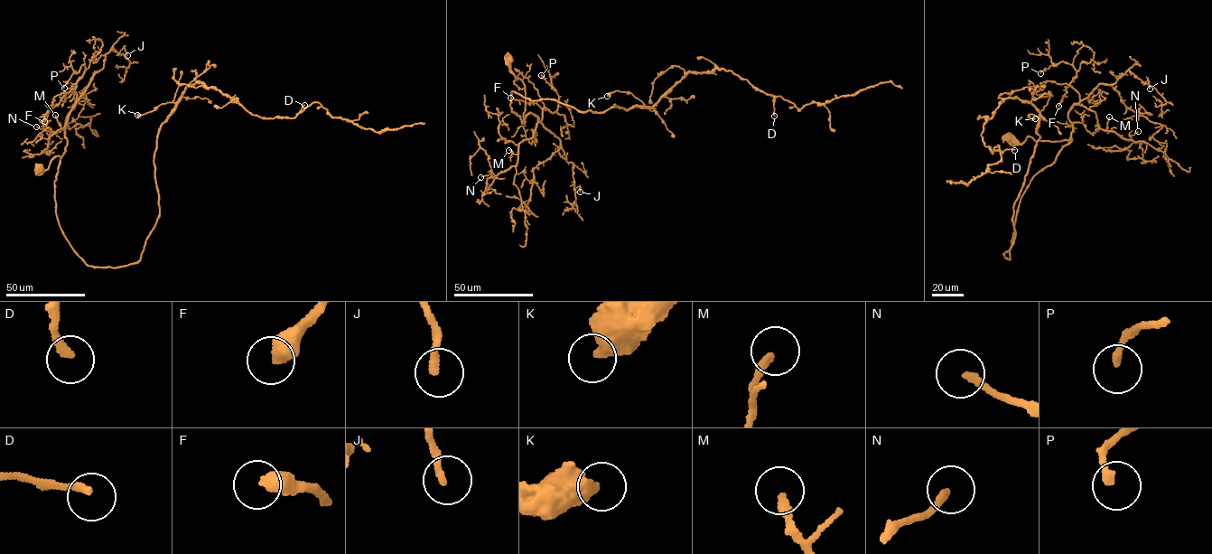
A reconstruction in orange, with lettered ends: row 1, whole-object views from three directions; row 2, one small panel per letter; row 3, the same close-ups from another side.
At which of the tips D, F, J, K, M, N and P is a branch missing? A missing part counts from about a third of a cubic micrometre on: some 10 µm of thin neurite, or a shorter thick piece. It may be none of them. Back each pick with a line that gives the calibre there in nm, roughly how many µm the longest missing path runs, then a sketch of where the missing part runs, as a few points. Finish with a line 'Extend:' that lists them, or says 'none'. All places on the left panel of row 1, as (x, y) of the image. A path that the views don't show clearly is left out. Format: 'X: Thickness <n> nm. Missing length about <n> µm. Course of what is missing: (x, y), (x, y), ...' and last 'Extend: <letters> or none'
F: Thickness 460 nm. Missing length about 45 µm. Course of what is missing: (44, 121), (39, 138), (31, 143), (26, 143), (16, 135), (14, 126)
P: Thickness 220 nm. Missing length about 15 µm. Course of what is missing: (64, 88), (60, 91), (62, 98)
Extend: F, P

